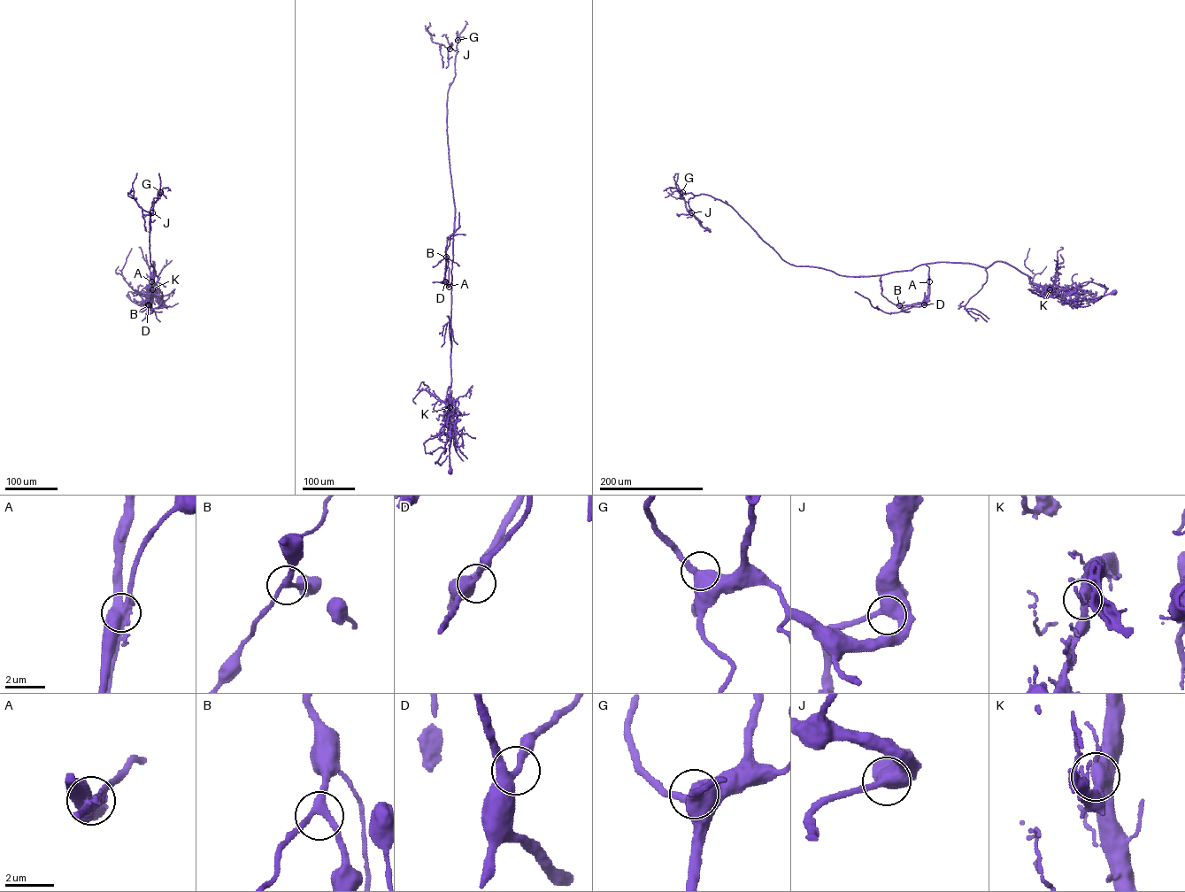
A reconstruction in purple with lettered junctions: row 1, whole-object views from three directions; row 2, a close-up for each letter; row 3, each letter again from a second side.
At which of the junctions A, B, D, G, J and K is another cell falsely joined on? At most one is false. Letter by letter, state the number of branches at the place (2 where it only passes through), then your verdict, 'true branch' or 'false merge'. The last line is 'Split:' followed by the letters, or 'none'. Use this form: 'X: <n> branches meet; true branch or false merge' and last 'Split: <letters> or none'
A: 3 branches meet; false merge
B: 3 branches meet; true branch
D: 3 branches meet; true branch
G: 2 branches meet; true branch
J: 2 branches meet; true branch
K: 3 branches meet; true branch
Split: A

